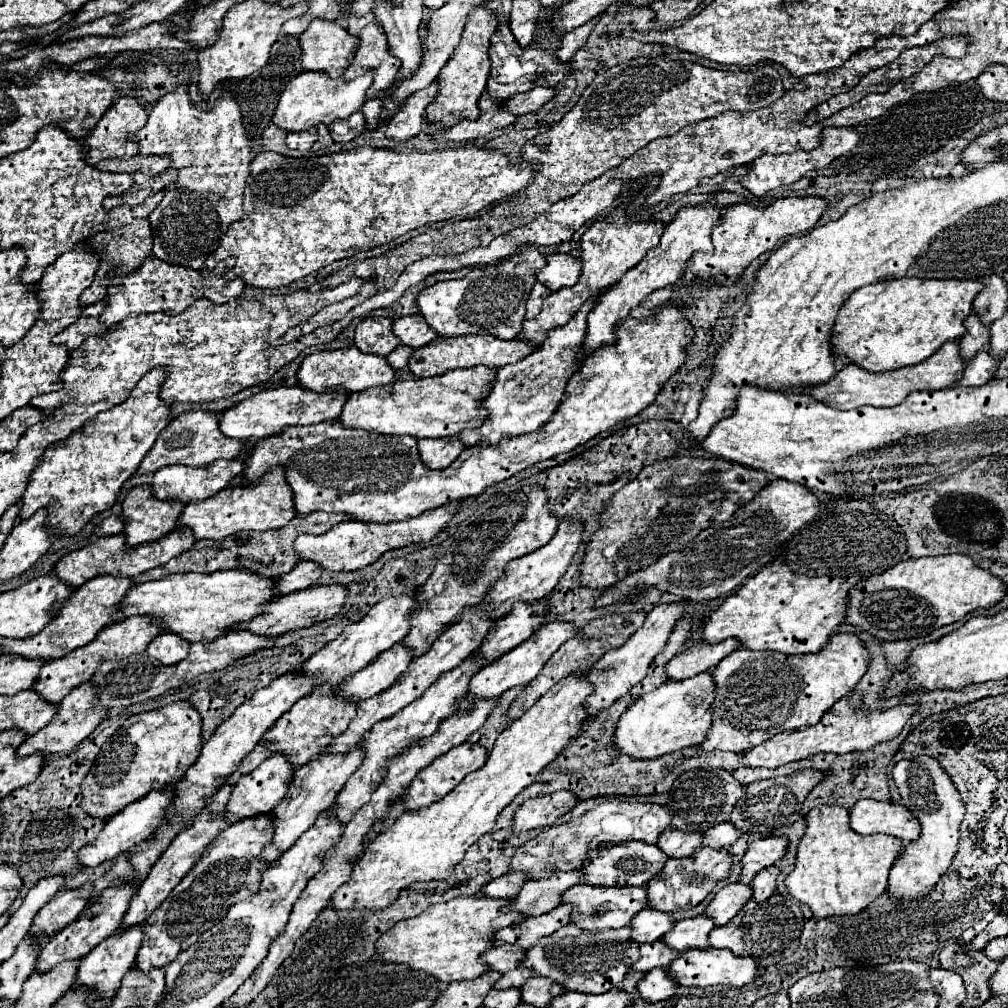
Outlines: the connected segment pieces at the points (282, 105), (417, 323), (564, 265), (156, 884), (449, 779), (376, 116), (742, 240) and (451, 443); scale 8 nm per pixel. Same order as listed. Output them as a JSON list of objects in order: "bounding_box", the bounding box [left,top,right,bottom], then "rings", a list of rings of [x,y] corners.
[{"bounding_box":[272,72,374,132],"rings":[[[322,72],[298,74],[282,92],[280,102],[274,110],[272,122],[286,132],[300,132],[300,130],[310,130],[318,124],[328,126],[334,120],[348,118],[350,114],[360,110],[360,106],[364,104],[364,94],[370,88],[372,78],[374,76],[370,76],[368,72],[364,76],[350,80],[350,82],[344,82],[342,78],[332,80],[328,74],[322,74]]]},{"bounding_box":[394,314,438,348],"rings":[[[412,314],[412,316],[404,316],[400,320],[394,322],[394,334],[398,336],[398,340],[406,346],[412,348],[420,348],[426,346],[428,342],[432,342],[438,334],[426,324],[426,320],[420,314]]]},{"bounding_box":[536,254,582,290],"rings":[[[550,254],[546,256],[546,266],[538,270],[536,278],[538,282],[546,284],[550,290],[560,290],[564,286],[574,286],[582,272],[580,258],[574,258],[570,254]]]},{"bounding_box":[120,812,226,930],"rings":[[[202,812],[198,816],[198,822],[194,822],[194,826],[190,826],[190,830],[182,830],[178,832],[178,836],[170,842],[168,850],[164,854],[160,854],[158,862],[152,866],[150,874],[146,876],[146,880],[140,884],[138,892],[132,896],[130,906],[124,914],[124,920],[120,924],[120,930],[132,928],[132,926],[140,926],[142,922],[146,922],[146,918],[150,918],[150,914],[168,898],[168,894],[174,890],[174,886],[192,870],[192,866],[200,860],[202,852],[206,850],[206,846],[216,838],[216,834],[220,834],[226,828],[226,820],[222,814],[216,814],[214,820],[210,822],[210,812]]]},{"bounding_box":[404,744,486,810],"rings":[[[460,744],[456,748],[452,748],[450,752],[446,752],[442,758],[436,758],[430,766],[426,766],[422,772],[416,774],[414,782],[410,784],[410,790],[406,790],[406,796],[404,796],[404,802],[406,802],[406,808],[408,810],[420,810],[420,808],[426,808],[438,800],[442,800],[448,792],[454,790],[454,786],[458,786],[466,774],[478,770],[484,762],[486,762],[486,750],[478,744]]]},{"bounding_box":[362,98,384,130],"rings":[[[376,98],[376,100],[368,100],[364,106],[362,106],[362,112],[366,116],[366,126],[368,130],[374,130],[380,122],[380,112],[382,112],[382,102],[384,98]]]},{"bounding_box":[684,196,826,284],"rings":[[[788,196],[776,200],[766,208],[752,208],[750,204],[728,206],[722,212],[722,224],[718,224],[712,232],[714,250],[696,252],[686,266],[684,278],[688,282],[694,282],[696,278],[712,274],[714,284],[734,284],[736,278],[746,270],[746,266],[764,252],[770,252],[778,240],[782,240],[784,236],[810,232],[824,214],[824,210],[826,198],[820,196]]]},{"bounding_box":[418,438,466,468],"rings":[[[426,438],[418,442],[420,458],[428,468],[448,468],[466,448],[460,438]]]}]

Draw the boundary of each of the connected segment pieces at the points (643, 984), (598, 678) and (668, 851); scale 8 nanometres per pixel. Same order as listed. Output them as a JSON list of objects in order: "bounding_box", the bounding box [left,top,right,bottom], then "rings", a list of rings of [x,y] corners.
[{"bounding_box":[638,968,678,1002],"rings":[[[654,968],[638,982],[638,992],[646,1002],[668,1000],[676,994],[676,988],[678,984],[668,976],[666,968]]]},{"bounding_box":[584,602,690,716],"rings":[[[682,602],[682,604],[660,604],[656,606],[644,620],[644,626],[640,630],[636,630],[628,642],[616,650],[612,650],[612,662],[598,662],[592,672],[590,672],[590,682],[594,686],[594,692],[586,698],[584,706],[588,716],[594,716],[606,708],[610,708],[618,698],[622,698],[632,686],[636,686],[644,676],[648,666],[652,664],[652,658],[664,648],[666,638],[670,636],[670,630],[674,628],[674,622],[678,618],[682,618],[682,614],[690,612],[690,602]]]},{"bounding_box":[656,828,702,858],"rings":[[[670,828],[662,832],[662,838],[658,838],[656,846],[664,850],[666,856],[682,858],[682,856],[690,856],[700,844],[702,844],[702,834],[688,834],[688,832]]]}]

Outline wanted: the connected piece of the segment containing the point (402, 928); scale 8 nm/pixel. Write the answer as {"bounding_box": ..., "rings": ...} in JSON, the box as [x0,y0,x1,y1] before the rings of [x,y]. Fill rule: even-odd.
{"bounding_box":[376,896,526,984],"rings":[[[460,896],[450,902],[432,904],[422,914],[402,920],[382,934],[382,938],[376,942],[378,956],[386,962],[408,964],[414,970],[428,972],[442,984],[478,978],[488,970],[482,954],[494,946],[494,932],[526,918],[526,914],[520,912],[500,912],[504,906],[508,906],[508,902],[510,900],[504,898]]]}

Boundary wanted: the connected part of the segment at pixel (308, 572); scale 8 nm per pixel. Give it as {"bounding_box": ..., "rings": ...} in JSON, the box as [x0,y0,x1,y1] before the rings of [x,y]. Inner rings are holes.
{"bounding_box":[276,562,324,594],"rings":[[[298,562],[298,566],[294,566],[292,572],[280,576],[276,580],[276,594],[290,594],[296,590],[306,590],[310,586],[314,586],[318,582],[318,578],[322,576],[324,568],[318,566],[316,562]]]}

